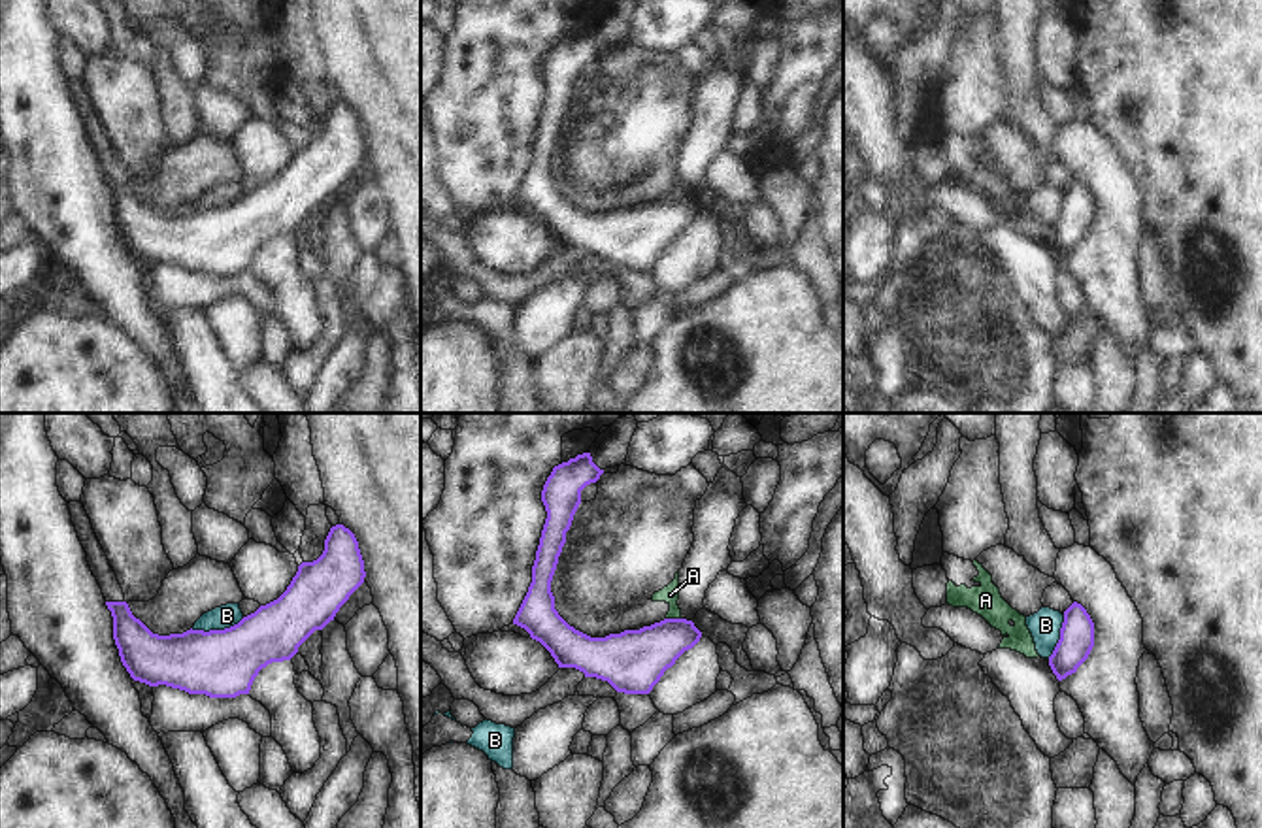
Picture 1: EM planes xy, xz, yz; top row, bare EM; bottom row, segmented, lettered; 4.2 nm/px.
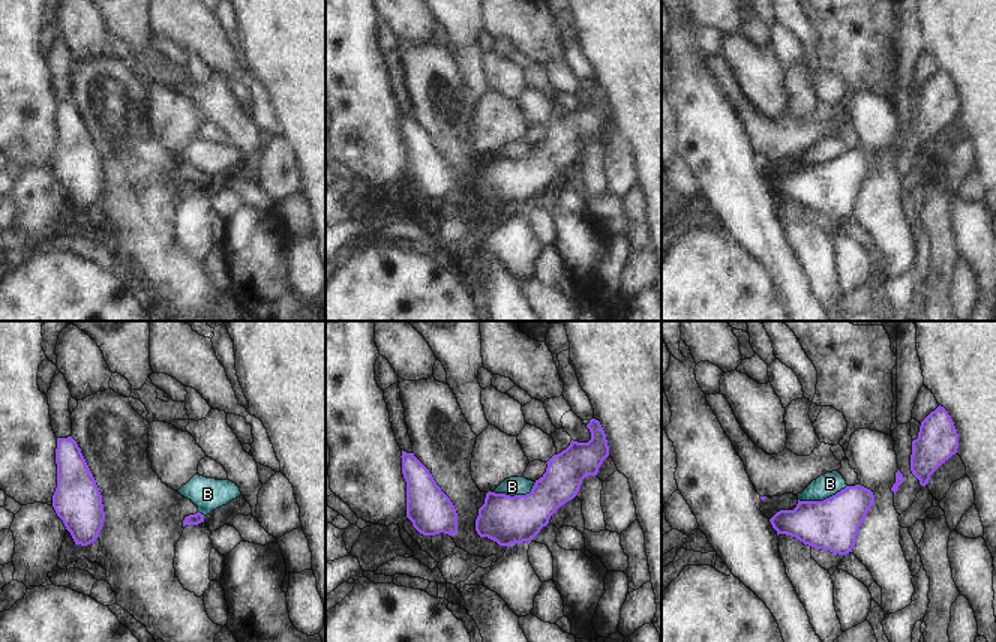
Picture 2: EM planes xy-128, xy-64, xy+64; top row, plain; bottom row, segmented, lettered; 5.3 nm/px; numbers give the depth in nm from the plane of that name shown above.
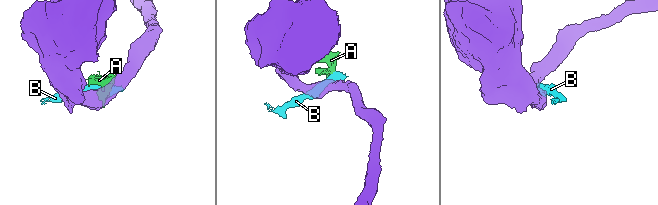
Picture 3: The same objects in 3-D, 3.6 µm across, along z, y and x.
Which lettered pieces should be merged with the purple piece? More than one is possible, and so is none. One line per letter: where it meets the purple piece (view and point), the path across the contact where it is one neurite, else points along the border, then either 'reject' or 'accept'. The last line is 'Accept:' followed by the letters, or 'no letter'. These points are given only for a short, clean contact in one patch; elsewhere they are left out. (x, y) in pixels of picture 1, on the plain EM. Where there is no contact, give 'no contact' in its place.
A: xz (674, 197) | along xz (666, 195), (680, 197) | reject
B: xy (217, 208) | reject
Accept: no letter

